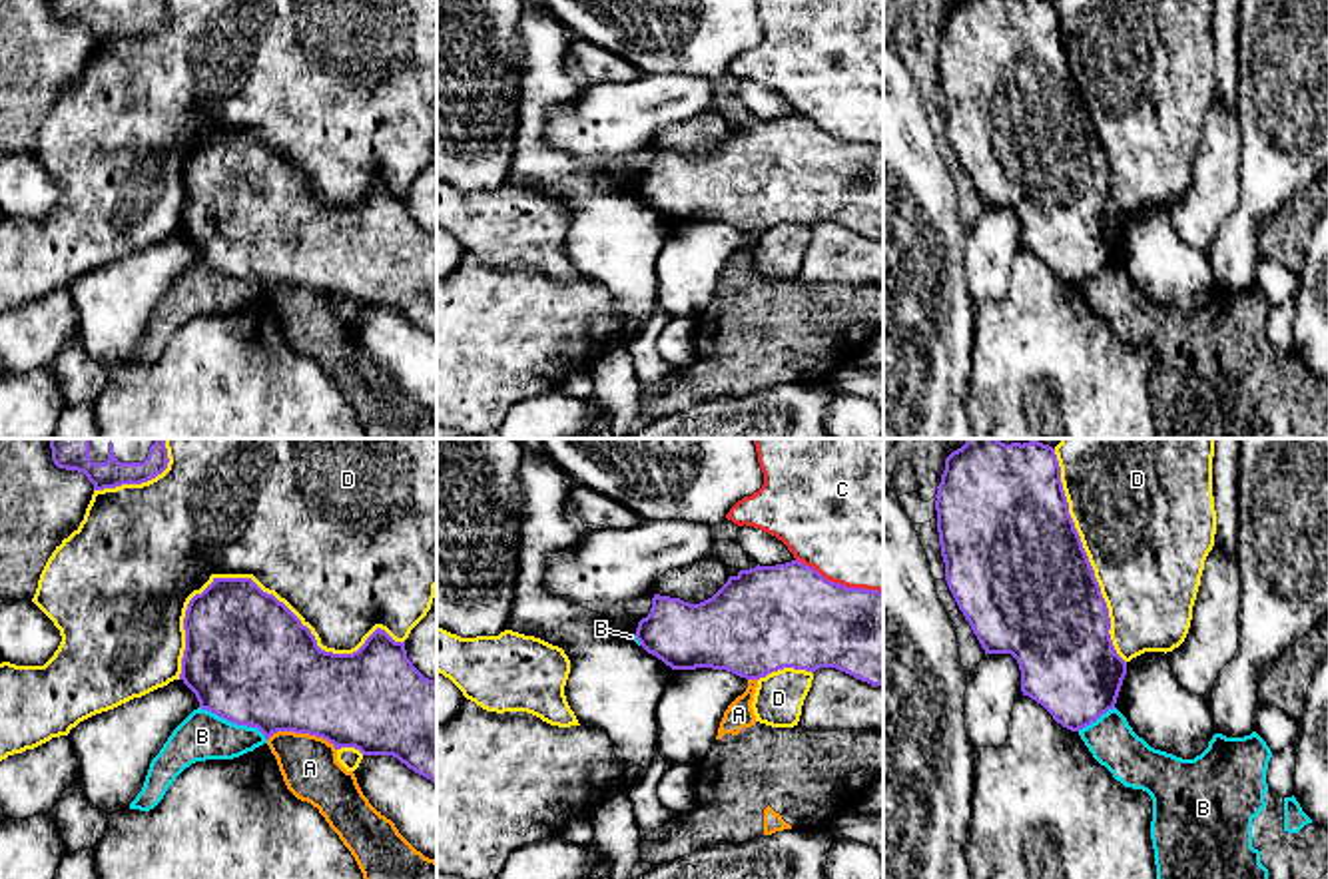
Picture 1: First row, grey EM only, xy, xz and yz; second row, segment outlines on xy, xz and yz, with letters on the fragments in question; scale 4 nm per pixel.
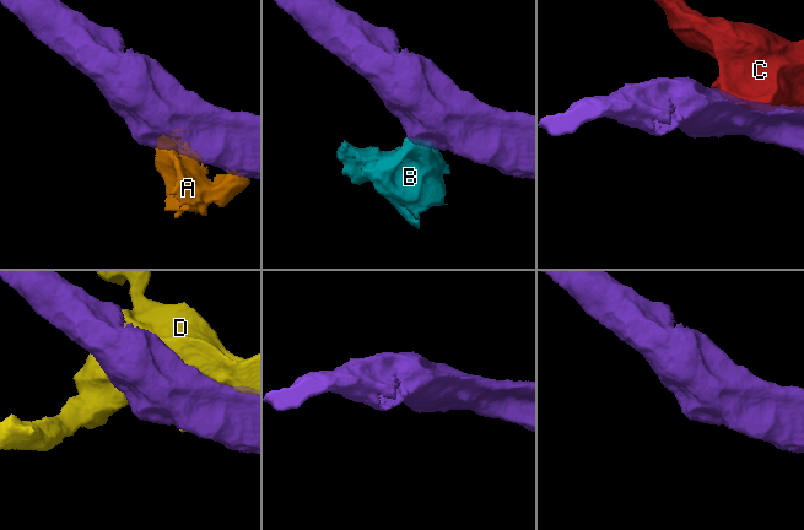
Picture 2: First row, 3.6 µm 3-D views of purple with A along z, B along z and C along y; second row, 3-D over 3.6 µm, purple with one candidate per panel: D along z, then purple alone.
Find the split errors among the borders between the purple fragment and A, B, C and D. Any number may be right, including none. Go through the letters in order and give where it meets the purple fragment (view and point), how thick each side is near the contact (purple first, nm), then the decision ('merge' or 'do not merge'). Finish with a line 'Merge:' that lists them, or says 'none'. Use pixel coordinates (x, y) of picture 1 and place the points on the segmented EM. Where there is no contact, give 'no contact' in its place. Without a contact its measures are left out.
A: xy (304, 732) | 440/240 nm | do not merge
B: xy (234, 722) | 500/190 nm | do not merge
C: xz (840, 585) | 420/500 nm | do not merge
D: xy (260, 588) | 480/480 nm | do not merge
Merge: none

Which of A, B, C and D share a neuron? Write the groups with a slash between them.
A / B / C / D

